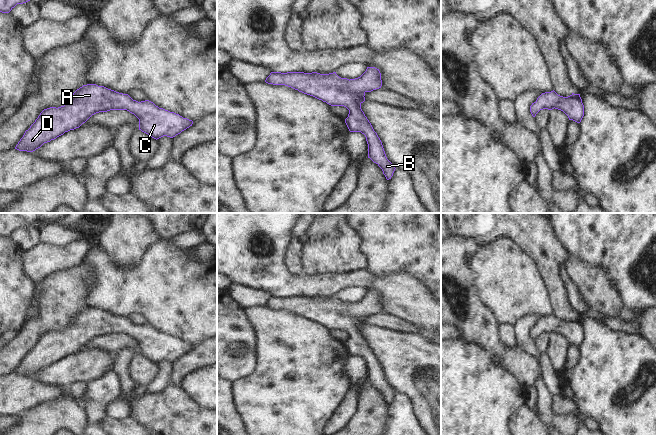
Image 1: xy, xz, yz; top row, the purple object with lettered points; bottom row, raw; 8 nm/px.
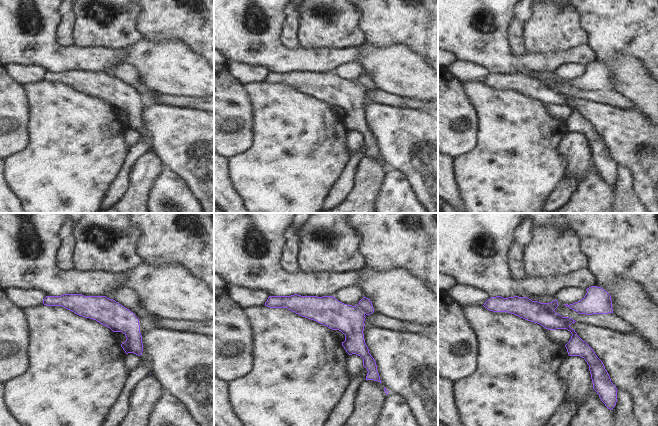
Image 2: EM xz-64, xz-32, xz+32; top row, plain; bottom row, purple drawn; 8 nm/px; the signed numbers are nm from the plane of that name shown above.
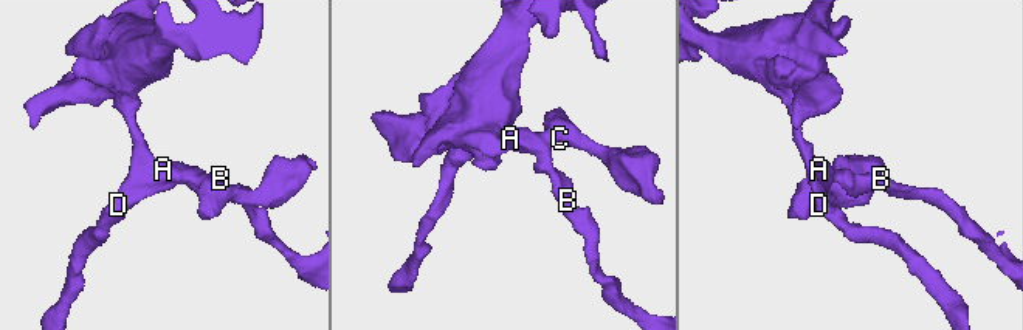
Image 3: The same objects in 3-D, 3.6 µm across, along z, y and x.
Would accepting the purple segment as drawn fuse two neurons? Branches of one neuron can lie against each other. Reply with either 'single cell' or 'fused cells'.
single cell

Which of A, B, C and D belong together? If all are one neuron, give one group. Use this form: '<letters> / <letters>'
A B C D

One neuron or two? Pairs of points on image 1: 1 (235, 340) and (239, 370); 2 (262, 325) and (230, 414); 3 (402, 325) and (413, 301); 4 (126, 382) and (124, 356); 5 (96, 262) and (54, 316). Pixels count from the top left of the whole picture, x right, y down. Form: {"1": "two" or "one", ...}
{"1": "one", "2": "two", "3": "two", "4": "one", "5": "two"}

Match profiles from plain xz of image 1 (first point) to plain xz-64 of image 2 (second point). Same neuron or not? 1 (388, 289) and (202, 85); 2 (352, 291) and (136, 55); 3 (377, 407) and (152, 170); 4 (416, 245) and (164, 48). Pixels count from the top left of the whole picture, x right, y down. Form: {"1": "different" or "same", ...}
{"1": "same", "2": "different", "3": "same", "4": "different"}

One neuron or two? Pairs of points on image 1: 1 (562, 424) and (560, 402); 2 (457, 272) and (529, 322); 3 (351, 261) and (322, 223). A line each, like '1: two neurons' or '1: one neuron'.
1: two neurons
2: two neurons
3: one neuron

